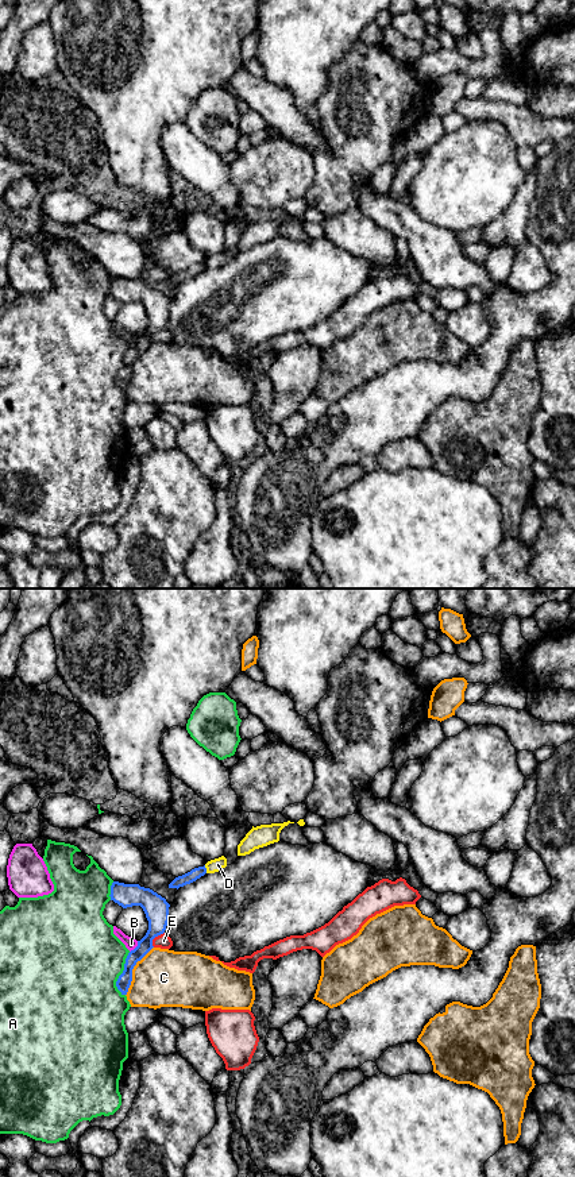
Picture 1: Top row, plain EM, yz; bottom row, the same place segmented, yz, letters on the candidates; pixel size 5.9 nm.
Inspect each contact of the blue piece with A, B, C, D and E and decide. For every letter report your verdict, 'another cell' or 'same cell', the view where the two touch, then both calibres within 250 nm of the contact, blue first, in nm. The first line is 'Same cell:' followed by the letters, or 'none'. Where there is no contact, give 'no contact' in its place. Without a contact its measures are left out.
Same cell: none
A: another cell; contact in yz; calibres 90 and 480 nm
B: another cell; contact in yz; calibres 140 and 70 nm
C: another cell; contact in yz; calibres 90 and 340 nm
D: another cell; contact in yz; calibres 70 and 80 nm
E: another cell; contact in yz; calibres 150 and 90 nm

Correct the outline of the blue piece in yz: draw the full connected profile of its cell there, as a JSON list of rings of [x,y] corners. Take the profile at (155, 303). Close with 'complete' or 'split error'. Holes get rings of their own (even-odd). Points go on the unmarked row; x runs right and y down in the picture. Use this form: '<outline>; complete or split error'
[[[113,277],[109,292],[111,296],[123,304],[140,301],[148,316],[148,325],[146,331],[138,336],[138,341],[128,348],[124,366],[116,377],[116,382],[121,390],[127,390],[132,377],[134,362],[154,343],[153,335],[163,329],[166,325],[170,300],[165,293],[153,285],[140,282],[139,279],[124,279]]]; complete

